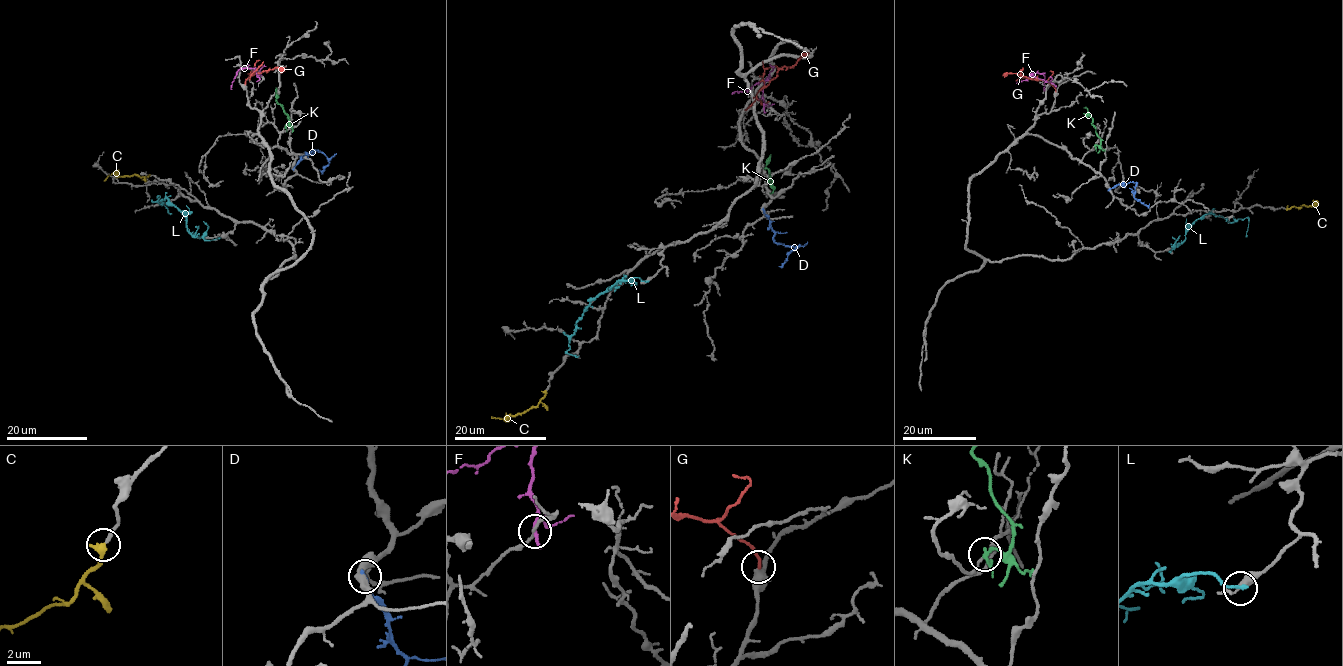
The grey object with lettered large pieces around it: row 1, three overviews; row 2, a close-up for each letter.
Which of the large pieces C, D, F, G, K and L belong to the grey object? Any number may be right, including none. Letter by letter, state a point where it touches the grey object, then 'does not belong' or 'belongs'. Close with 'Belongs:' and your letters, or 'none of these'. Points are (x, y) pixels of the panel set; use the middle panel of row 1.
C: meets grey at (545, 391); belongs
D: meets grey at (763, 210); does not belong
F: meets grey at (763, 108); does not belong
G: meets grey at (745, 109); belongs
K: meets grey at (769, 179); does not belong
L: meets grey at (646, 282); does not belong
Belongs: C, G

